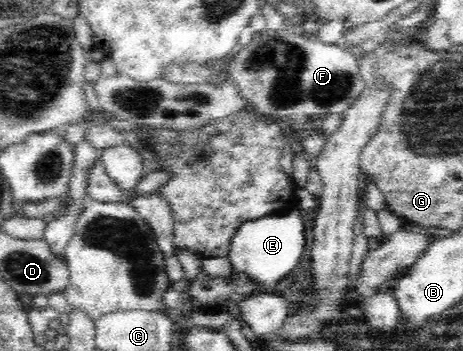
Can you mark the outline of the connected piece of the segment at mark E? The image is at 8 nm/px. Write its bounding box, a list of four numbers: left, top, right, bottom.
[228,207,306,286]

